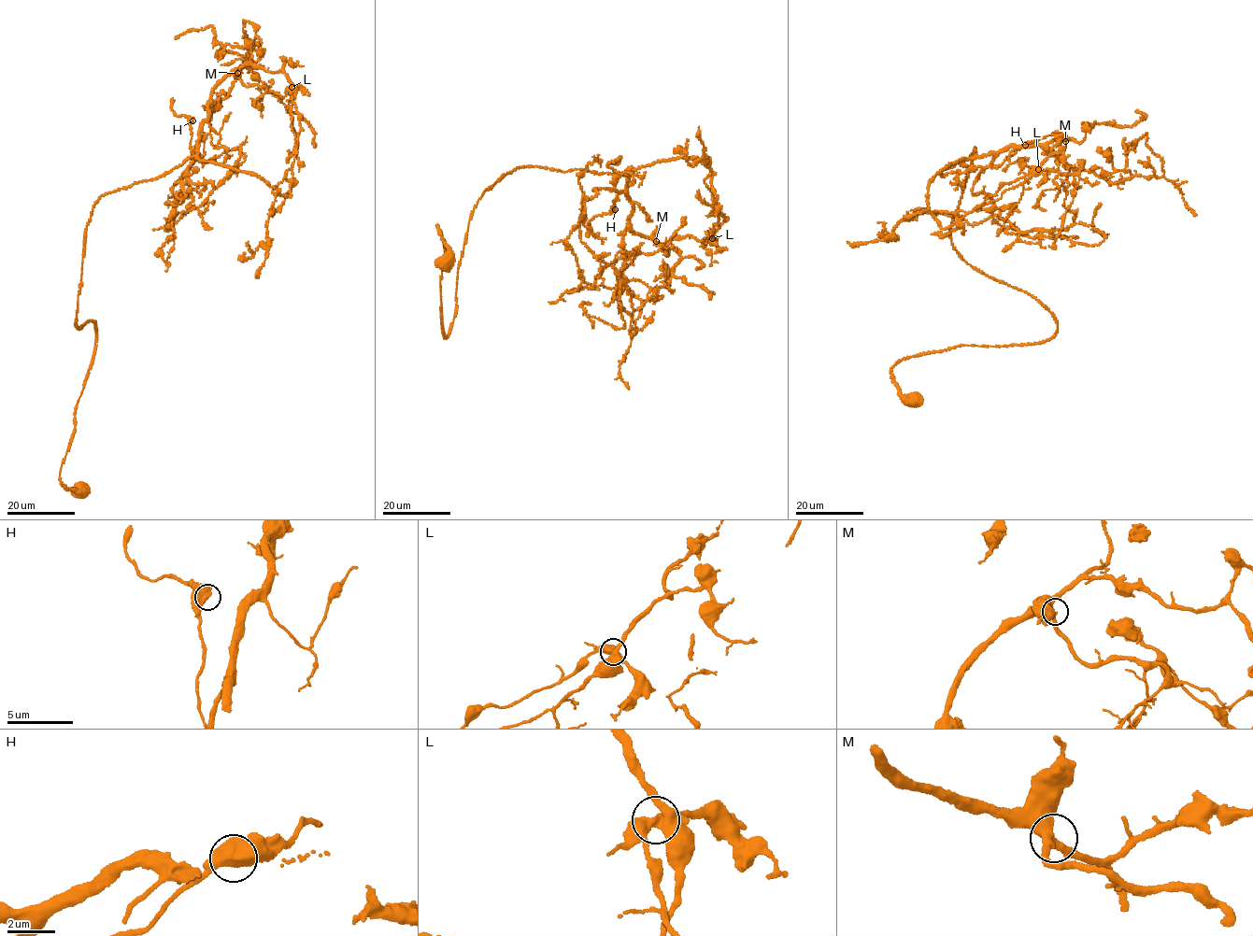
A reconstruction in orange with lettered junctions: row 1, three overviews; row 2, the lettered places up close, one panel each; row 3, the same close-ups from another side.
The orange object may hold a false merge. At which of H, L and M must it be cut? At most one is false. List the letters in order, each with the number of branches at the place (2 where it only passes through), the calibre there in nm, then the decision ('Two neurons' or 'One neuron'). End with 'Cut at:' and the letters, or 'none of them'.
H: Branches: 3. Thickness 500 nm. One neuron
L: Branches: 3. Thickness 460 nm. One neuron
M: Branches: 3. Thickness 380 nm. One neuron
Cut at: none of them

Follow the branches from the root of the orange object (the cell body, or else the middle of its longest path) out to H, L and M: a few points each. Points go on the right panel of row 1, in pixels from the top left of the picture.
H: (912, 401), (899, 361), (1056, 332), (1043, 304), (950, 238), (974, 148), (997, 166), (1025, 145)
L: (912, 401), (899, 361), (1054, 335), (1052, 313), (950, 238), (975, 148), (1070, 139), (1037, 169)
M: (912, 401), (899, 361), (1054, 335), (1032, 296), (961, 257), (950, 224), (975, 148), (1065, 141)

